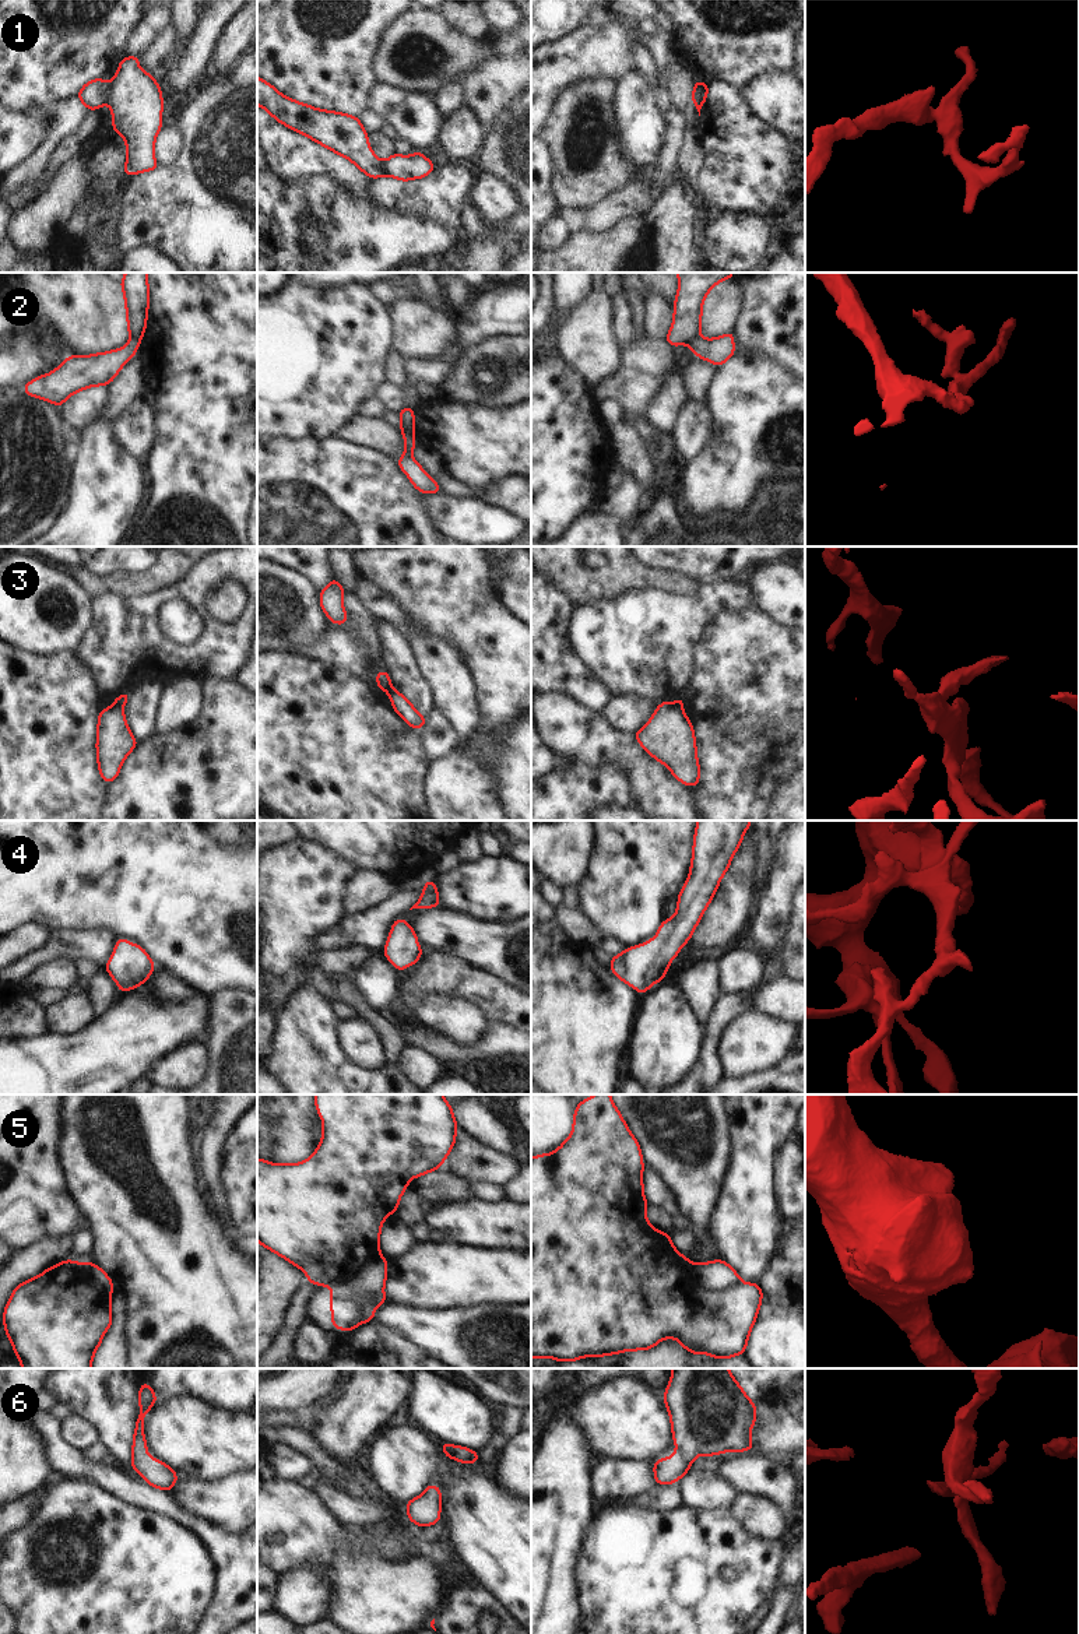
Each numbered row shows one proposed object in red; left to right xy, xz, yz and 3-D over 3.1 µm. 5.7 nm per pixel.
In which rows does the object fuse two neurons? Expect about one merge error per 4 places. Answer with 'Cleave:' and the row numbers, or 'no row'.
Cleave: 1, 2, 3, 5

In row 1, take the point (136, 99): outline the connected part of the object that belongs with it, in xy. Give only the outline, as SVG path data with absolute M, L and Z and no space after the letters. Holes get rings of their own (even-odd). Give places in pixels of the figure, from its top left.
M140 56L122 59L108 95L113 117L112 130L124 138L129 151L124 176L158 169L154 145L164 126L161 88L151 73L138 67L138 60Z

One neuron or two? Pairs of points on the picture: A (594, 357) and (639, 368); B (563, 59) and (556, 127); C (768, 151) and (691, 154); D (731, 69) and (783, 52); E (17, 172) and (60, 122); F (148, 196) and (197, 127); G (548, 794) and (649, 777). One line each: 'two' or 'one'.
A: two
B: two
C: two
D: one
E: one
F: one
G: two

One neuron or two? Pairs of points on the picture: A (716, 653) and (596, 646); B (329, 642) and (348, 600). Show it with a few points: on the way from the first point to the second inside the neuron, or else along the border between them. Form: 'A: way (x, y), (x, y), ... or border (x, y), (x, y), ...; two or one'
A: border (710, 622), (696, 645), (693, 673), (688, 682); two
B: way (340, 635), (352, 622), (352, 611); one

